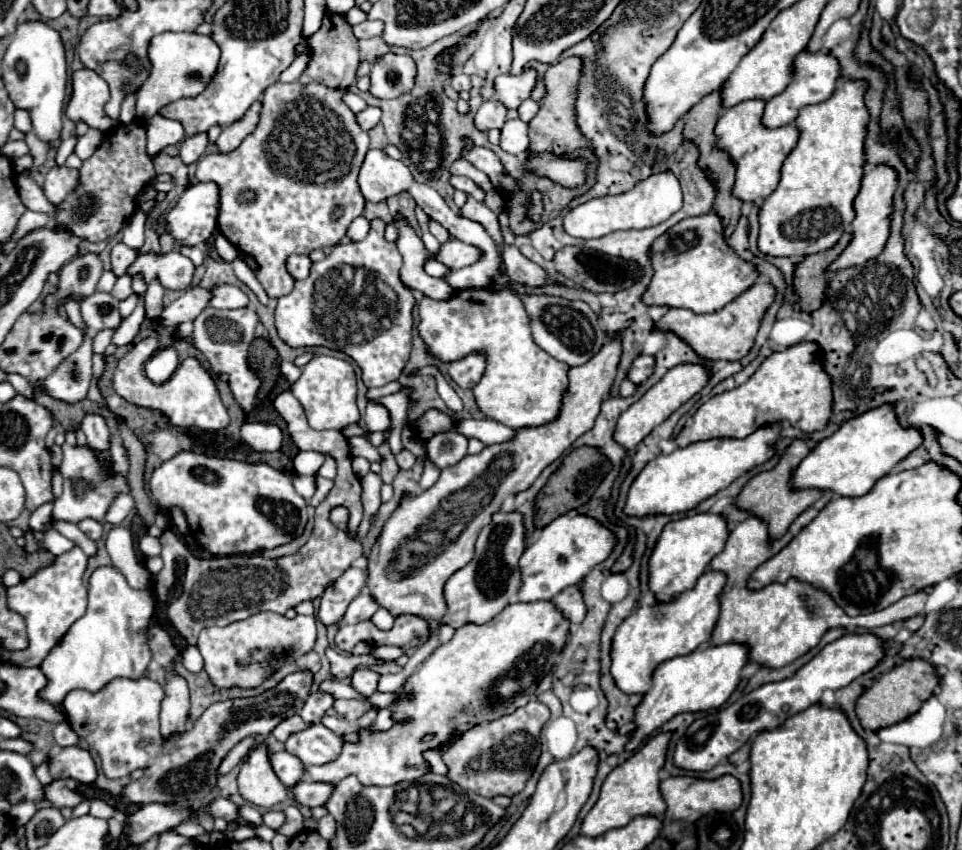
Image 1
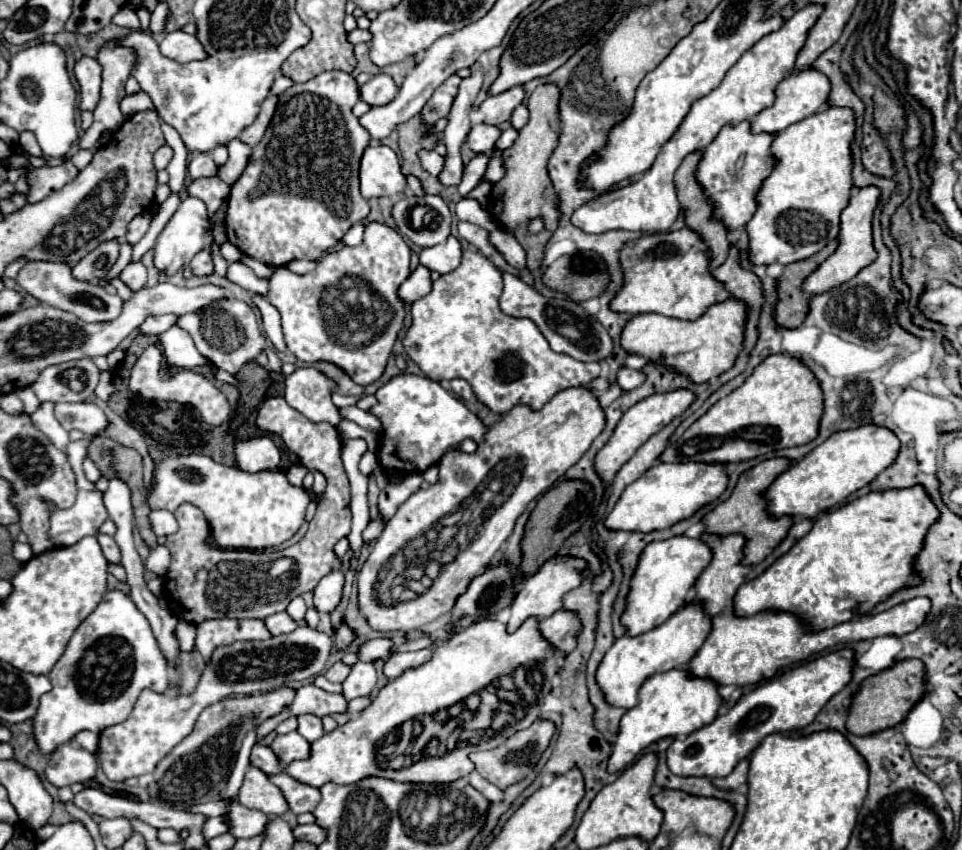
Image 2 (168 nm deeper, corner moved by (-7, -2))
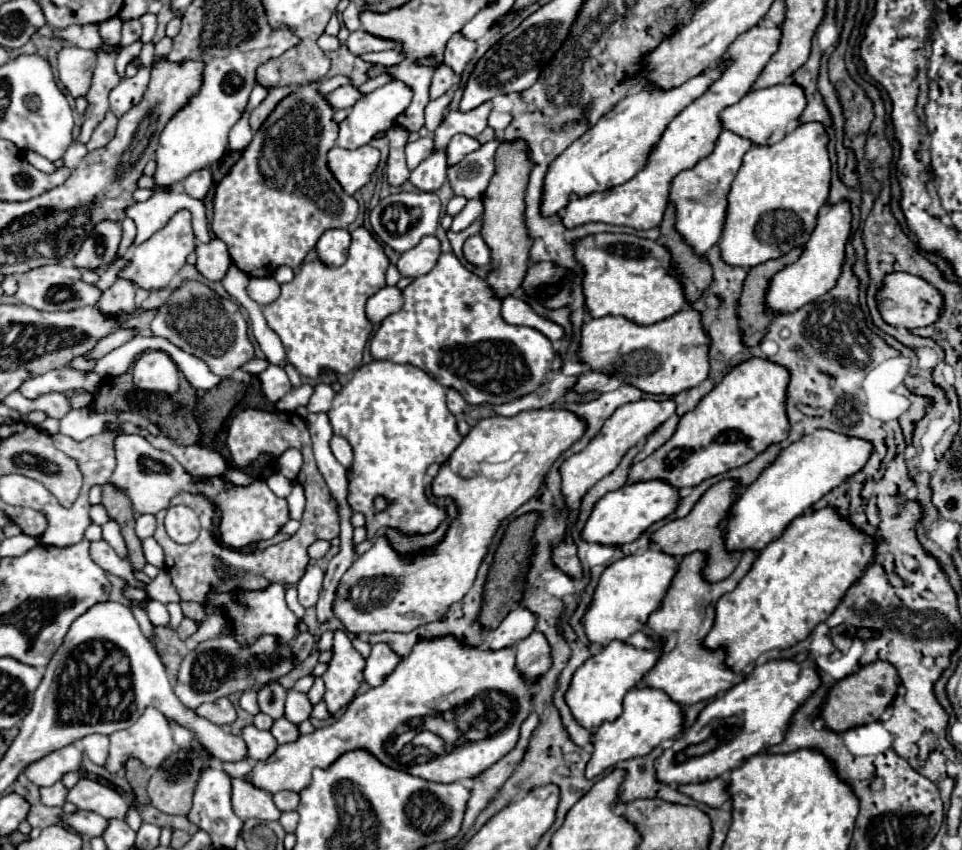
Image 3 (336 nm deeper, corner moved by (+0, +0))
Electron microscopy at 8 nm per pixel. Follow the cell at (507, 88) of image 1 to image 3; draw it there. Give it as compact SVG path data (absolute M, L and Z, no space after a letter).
M483 102L481 106L469 110L469 112L449 112L443 126L439 126L439 130L433 134L435 140L435 148L445 148L447 142L455 136L455 134L469 134L469 136L479 136L485 128L487 128L487 118L493 110L493 102Z

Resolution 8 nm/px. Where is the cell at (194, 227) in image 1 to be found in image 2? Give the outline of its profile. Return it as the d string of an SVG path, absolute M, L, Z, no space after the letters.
M186 198L180 202L178 210L174 212L174 216L168 220L166 228L158 236L158 244L154 246L154 266L158 272L172 276L184 264L188 264L194 258L194 254L208 248L210 242L212 242L212 232L208 230L208 214L204 202L198 198Z

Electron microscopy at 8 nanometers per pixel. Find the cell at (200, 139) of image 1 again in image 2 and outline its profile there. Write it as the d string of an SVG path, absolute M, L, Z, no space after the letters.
M196 154L188 164L188 172L192 180L210 178L210 176L218 176L218 166L210 154Z

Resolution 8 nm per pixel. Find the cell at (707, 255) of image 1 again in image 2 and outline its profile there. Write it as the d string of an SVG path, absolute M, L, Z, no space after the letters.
M690 228L638 238L636 246L624 246L620 250L620 266L622 288L610 302L614 312L630 316L656 312L668 318L696 320L708 306L728 298L728 292L710 274L706 244L702 244L700 236L690 232Z

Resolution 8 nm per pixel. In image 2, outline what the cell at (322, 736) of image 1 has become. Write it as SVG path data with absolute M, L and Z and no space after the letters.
M288 732L286 736L276 736L270 748L278 756L278 760L282 760L282 764L290 764L292 760L308 758L308 752L310 752L310 744L298 732Z

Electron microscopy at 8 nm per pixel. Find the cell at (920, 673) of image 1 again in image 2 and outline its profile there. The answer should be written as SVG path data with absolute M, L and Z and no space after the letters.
M900 660L894 662L890 668L868 676L852 698L846 718L848 732L856 736L868 736L900 724L920 700L922 686L924 686L924 664L920 660Z

